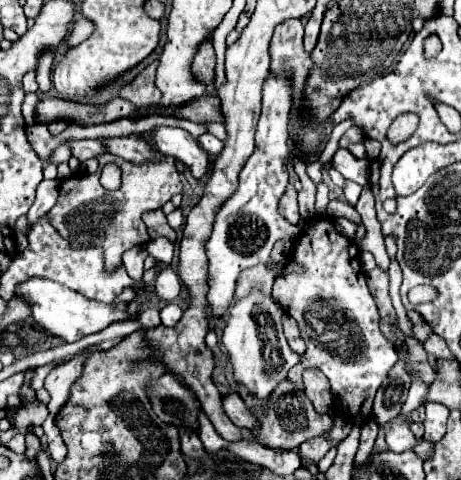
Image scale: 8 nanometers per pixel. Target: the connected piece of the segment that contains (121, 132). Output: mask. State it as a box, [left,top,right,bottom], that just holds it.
[61,114,207,144]

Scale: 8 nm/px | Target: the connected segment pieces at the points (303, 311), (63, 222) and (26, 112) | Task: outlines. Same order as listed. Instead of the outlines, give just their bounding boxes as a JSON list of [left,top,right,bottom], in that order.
[[273,219,397,421],[47,155,181,269],[23,93,39,125]]

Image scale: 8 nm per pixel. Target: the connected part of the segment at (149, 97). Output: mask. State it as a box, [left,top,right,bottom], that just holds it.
[121,61,159,109]

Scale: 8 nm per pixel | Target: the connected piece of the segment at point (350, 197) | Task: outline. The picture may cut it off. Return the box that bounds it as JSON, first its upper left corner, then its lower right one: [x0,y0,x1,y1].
[345,181,361,207]

